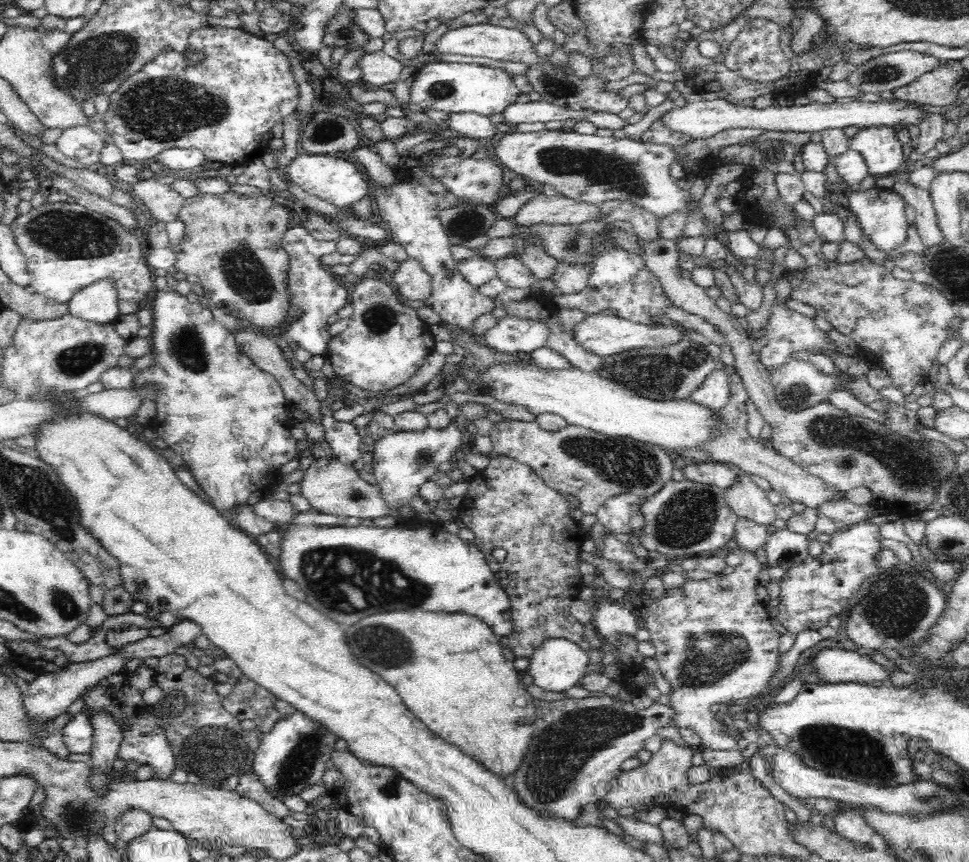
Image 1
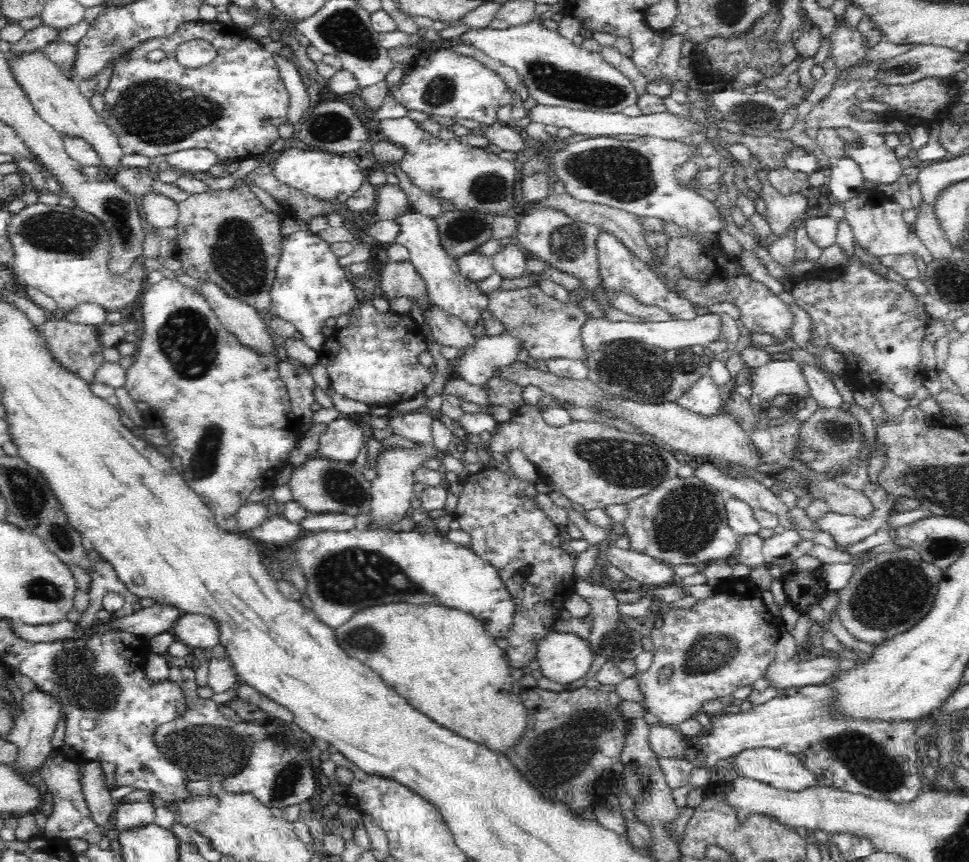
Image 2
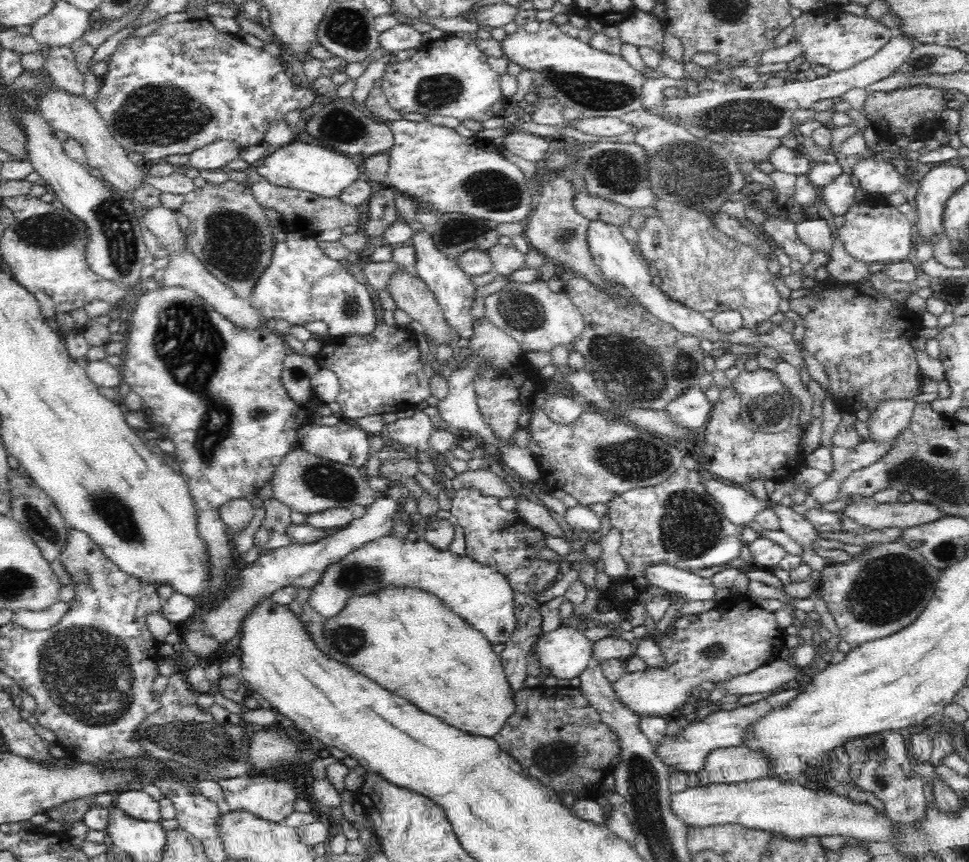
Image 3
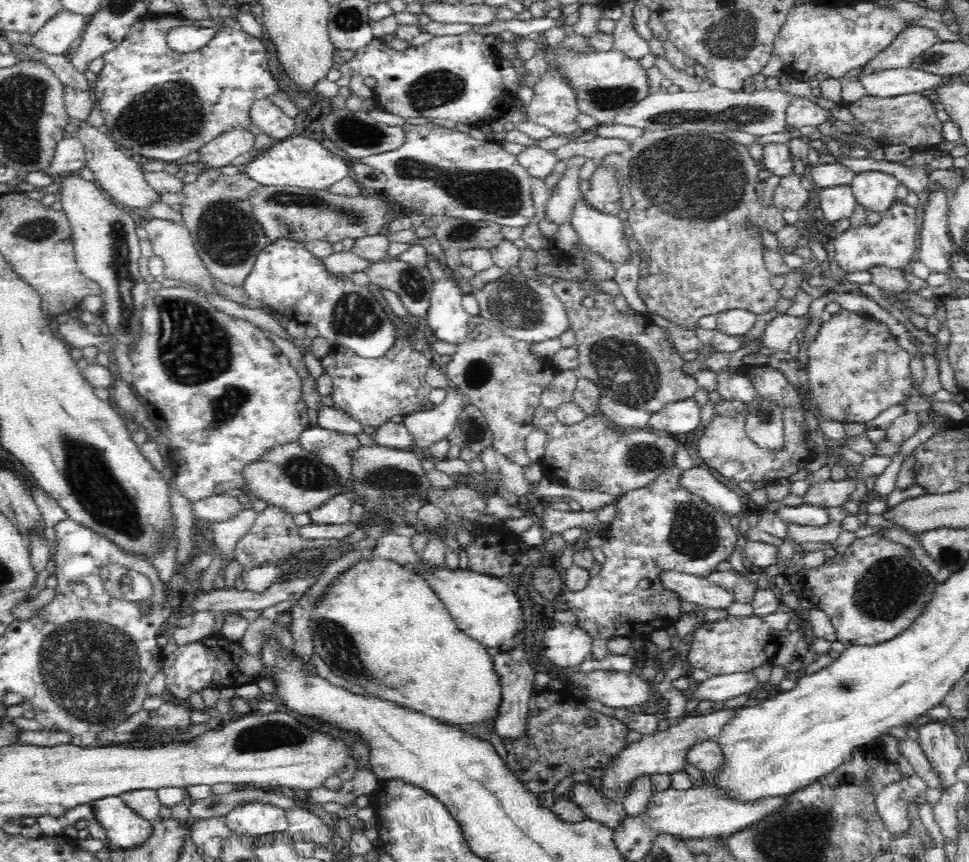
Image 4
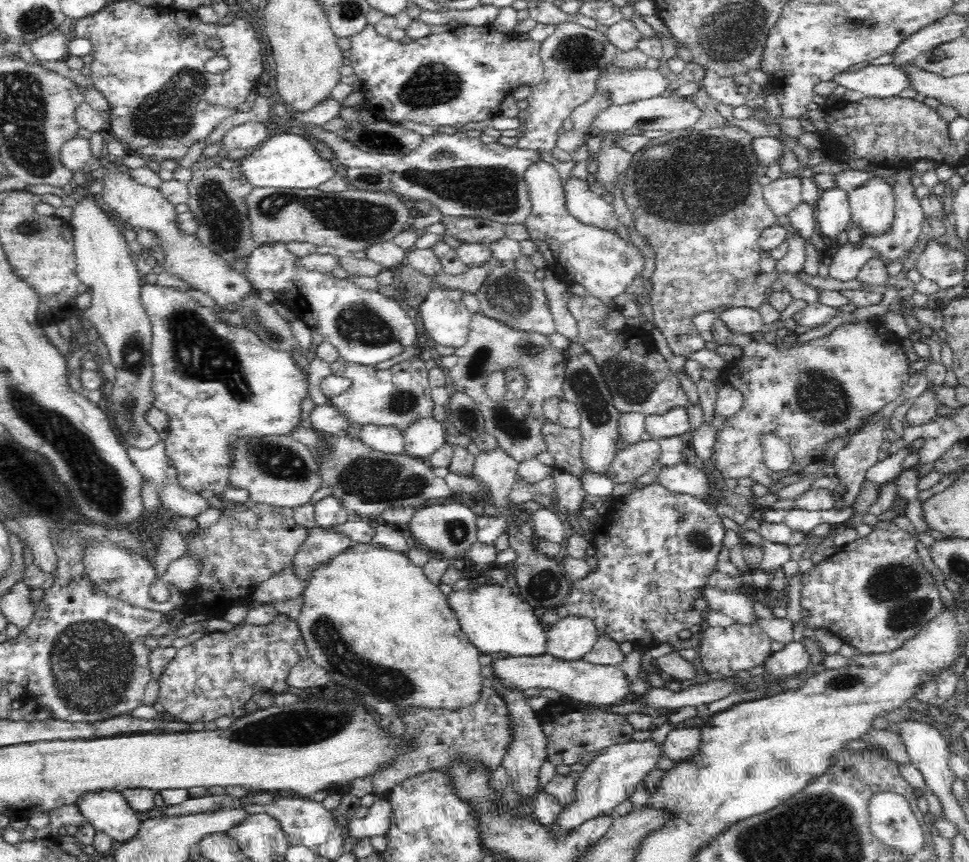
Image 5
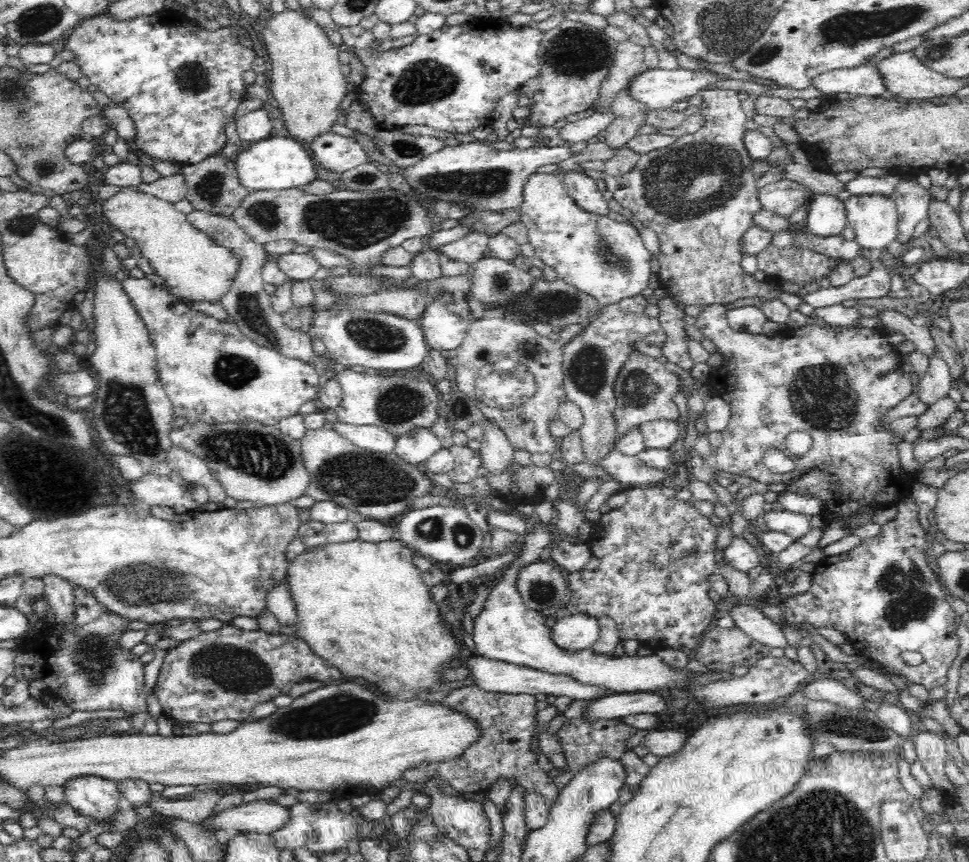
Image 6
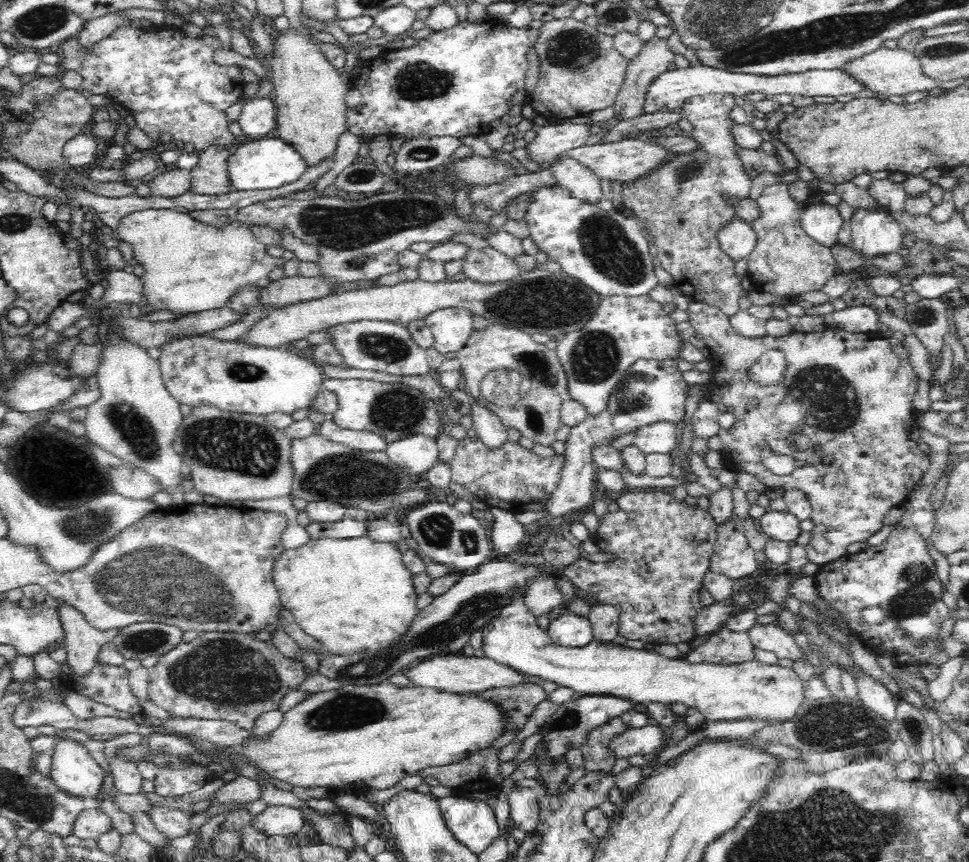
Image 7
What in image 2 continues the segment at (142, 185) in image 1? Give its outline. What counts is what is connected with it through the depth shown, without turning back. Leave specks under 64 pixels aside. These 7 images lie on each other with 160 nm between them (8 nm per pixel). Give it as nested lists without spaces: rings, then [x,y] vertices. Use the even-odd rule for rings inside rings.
[[[153,190],[141,199],[141,203],[146,222],[154,229],[164,230],[164,228],[175,226],[178,222],[179,208],[177,202],[170,198],[166,198],[166,196],[162,196]]]

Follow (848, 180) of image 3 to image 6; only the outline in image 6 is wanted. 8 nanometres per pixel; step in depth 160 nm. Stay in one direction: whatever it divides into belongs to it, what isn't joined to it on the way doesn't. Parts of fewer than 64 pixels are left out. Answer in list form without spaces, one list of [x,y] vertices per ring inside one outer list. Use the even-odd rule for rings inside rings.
[[[812,195],[807,205],[808,215],[802,231],[808,236],[840,235],[846,228],[845,203],[831,195]]]

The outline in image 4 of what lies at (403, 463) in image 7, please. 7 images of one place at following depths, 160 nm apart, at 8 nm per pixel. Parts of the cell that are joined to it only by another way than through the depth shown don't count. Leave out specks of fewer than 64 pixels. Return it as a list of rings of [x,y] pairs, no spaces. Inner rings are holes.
[[[453,386],[447,390],[444,403],[403,417],[402,423],[411,434],[411,446],[416,450],[428,450],[438,440],[449,438],[457,432],[459,410],[467,398]]]

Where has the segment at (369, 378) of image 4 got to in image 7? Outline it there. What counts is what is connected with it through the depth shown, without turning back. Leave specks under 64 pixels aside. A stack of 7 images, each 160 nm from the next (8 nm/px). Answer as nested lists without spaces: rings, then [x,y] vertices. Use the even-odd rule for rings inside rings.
[[[325,377],[322,390],[334,393],[338,398],[337,409],[333,412],[333,421],[338,428],[371,432],[388,443],[410,438],[414,434],[435,439],[442,431],[440,411],[433,400],[405,382]]]

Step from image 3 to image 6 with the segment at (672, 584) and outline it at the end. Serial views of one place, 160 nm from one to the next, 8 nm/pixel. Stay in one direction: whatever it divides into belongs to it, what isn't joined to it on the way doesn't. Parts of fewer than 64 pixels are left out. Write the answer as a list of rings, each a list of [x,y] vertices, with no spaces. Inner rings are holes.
[[[737,603],[730,609],[729,615],[737,623],[737,628],[740,628],[754,641],[770,649],[782,648],[784,650],[788,646],[781,626],[766,618],[760,609]]]

